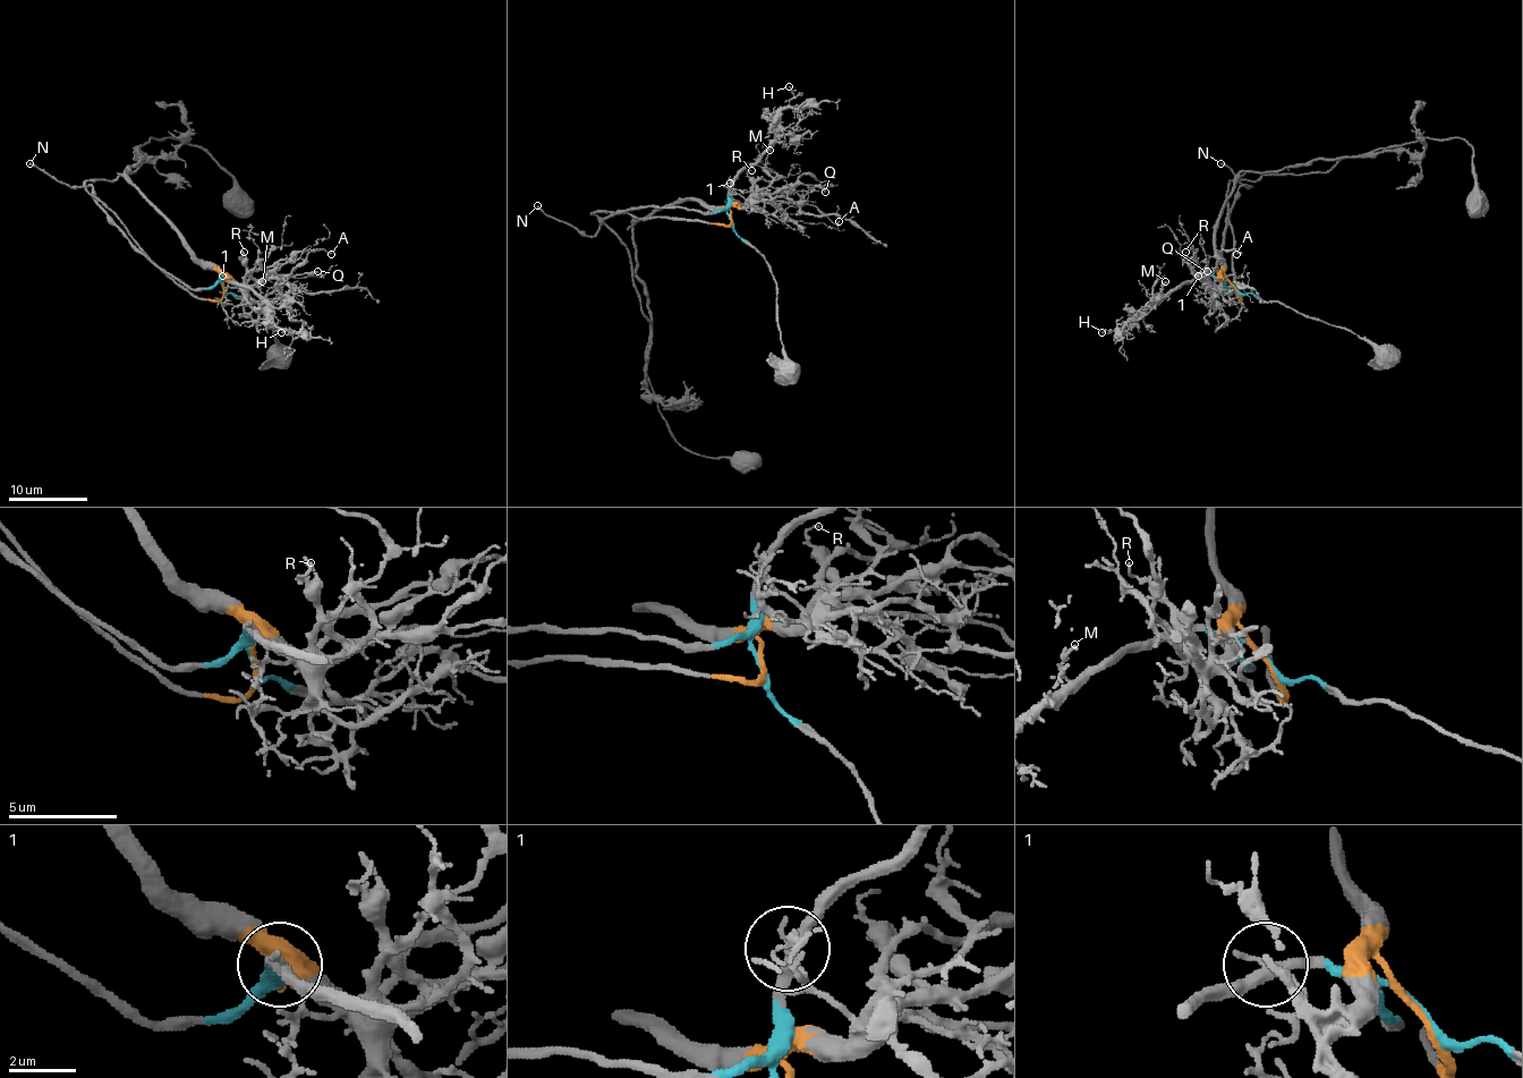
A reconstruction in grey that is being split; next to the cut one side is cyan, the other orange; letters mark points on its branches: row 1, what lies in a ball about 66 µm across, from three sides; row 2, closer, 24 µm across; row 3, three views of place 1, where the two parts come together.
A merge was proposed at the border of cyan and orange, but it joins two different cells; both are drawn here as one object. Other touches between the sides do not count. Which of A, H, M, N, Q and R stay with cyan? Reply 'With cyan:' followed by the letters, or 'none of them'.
With cyan: H, M, N

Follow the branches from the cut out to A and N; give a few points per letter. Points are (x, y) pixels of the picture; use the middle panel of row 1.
A: (731, 219), (733, 208), (743, 208), (760, 197), (814, 205), (831, 221), (839, 221)
N: (731, 219), (725, 210), (620, 210), (594, 235), (583, 235), (549, 218), (537, 205)

